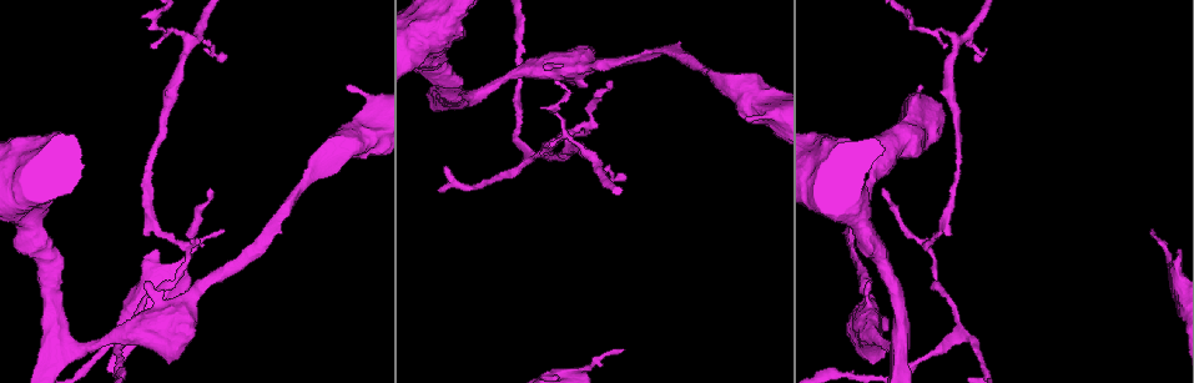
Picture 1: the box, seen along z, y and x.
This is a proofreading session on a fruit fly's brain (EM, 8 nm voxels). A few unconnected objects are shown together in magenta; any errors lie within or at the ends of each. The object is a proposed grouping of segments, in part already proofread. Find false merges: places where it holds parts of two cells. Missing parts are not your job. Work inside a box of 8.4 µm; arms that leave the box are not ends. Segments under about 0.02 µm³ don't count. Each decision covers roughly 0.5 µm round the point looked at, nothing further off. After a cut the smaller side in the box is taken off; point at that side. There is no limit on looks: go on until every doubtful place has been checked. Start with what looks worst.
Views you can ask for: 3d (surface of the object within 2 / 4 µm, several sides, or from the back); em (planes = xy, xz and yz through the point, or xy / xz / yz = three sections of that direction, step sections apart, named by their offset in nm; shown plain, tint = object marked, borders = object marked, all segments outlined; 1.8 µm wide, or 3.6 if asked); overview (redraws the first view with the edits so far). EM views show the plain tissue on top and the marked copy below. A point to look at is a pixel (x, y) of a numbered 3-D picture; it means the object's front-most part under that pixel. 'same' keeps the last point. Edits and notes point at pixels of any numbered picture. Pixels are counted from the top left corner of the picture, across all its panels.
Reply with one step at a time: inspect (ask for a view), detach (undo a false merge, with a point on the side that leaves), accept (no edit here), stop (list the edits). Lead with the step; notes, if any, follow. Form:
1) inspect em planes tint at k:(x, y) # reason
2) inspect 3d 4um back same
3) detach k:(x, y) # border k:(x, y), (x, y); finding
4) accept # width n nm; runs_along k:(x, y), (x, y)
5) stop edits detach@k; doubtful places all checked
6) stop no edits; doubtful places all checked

inspect em yz step 16 tint at 1:(191, 42) # arms part here

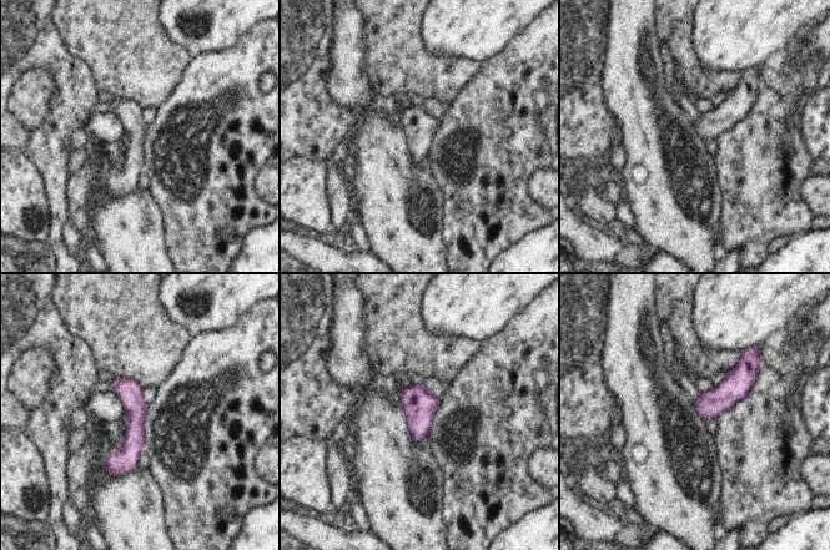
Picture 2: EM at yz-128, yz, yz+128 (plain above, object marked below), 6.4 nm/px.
inspect em planes borders same

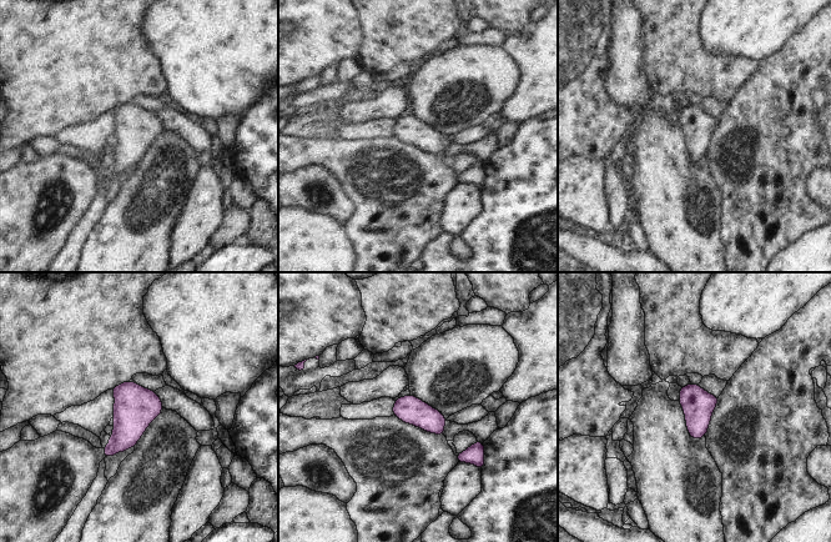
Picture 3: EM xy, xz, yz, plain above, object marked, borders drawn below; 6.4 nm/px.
accept # all the same cell

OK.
inspect em planes tint at 1:(529, 157) # three arms meet

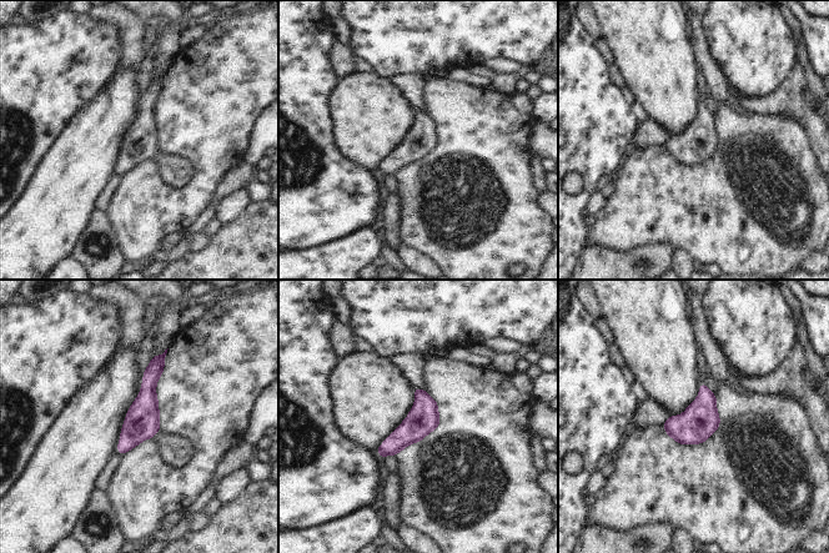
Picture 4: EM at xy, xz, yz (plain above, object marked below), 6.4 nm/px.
accept # runs_along 4:(161, 358), (144, 417), (120, 450); one cell here

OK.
inspect 3d 2um at 1:(928, 243) # abrupt turn

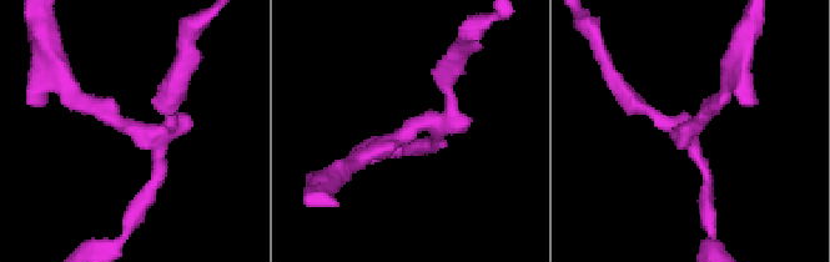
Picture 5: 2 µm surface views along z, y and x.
inspect em planes tint at 5:(688, 127)

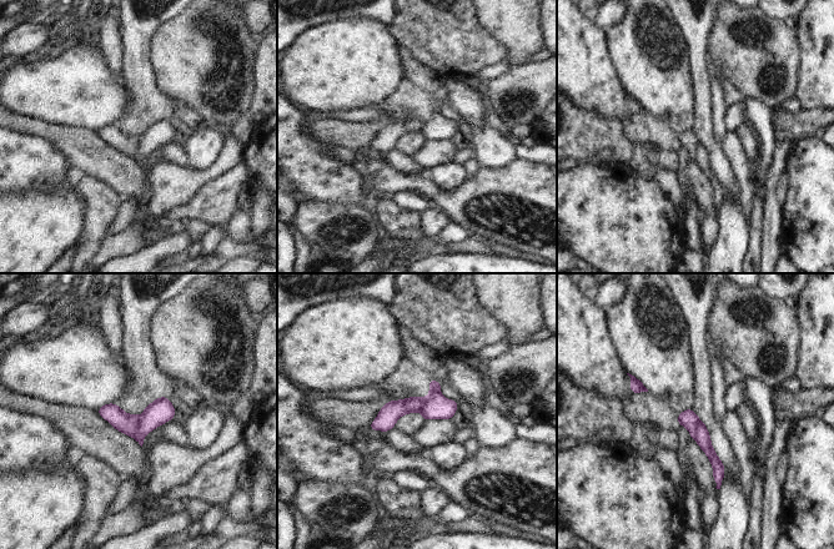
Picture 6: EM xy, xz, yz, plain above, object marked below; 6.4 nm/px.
detach 6:(126, 423) # width 120 nm; border 6:(140, 417), (137, 429), (132, 436); two cells meet here

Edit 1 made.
stop edits detach@6; doubtful places all checked

